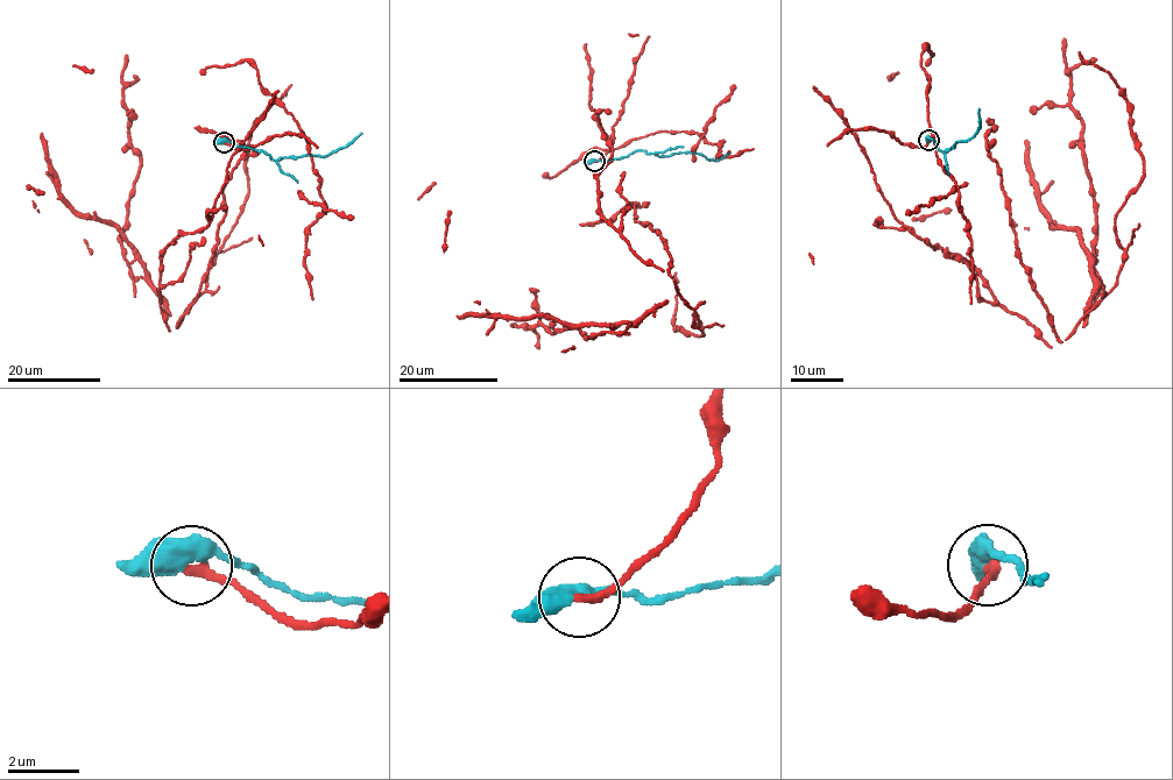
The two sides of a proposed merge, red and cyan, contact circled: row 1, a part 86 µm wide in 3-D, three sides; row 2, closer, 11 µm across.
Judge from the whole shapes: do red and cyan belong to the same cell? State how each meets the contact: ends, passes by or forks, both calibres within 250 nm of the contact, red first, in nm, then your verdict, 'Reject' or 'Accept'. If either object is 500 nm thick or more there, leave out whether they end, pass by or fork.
At the ring red ends. At the ring cyan passes by. Thickness 280 nm (red) against 480 nm. Reject

